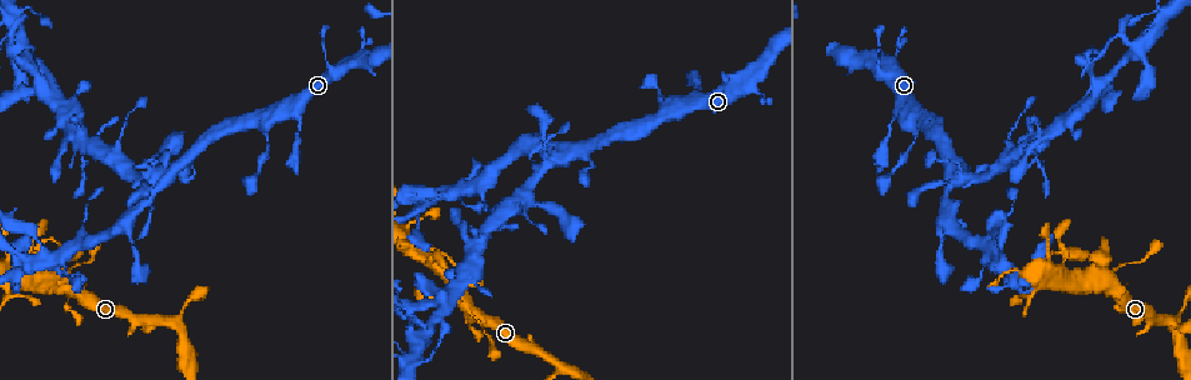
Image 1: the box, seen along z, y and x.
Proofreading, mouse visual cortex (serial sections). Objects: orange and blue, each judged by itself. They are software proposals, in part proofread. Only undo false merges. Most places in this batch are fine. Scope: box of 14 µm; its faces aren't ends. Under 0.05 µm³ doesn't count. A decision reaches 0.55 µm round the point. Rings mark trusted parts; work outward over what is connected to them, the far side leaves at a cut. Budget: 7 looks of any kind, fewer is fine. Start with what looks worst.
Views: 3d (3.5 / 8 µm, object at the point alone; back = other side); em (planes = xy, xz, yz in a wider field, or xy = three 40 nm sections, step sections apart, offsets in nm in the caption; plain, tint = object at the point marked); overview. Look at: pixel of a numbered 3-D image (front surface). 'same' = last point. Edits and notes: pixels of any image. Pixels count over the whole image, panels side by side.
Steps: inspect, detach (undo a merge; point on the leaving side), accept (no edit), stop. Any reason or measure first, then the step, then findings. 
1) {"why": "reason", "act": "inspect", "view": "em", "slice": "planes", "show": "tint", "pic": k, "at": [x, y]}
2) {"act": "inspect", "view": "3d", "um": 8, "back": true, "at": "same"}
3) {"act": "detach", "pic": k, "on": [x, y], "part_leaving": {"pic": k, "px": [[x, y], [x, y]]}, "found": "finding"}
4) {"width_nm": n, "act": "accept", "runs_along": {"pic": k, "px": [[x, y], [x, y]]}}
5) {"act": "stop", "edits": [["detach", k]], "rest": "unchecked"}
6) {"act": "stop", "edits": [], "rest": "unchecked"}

{"why": "four-way junction", "act": "inspect", "view": "3d", "um": 8, "pic": 1, "at": [1096, 274]}

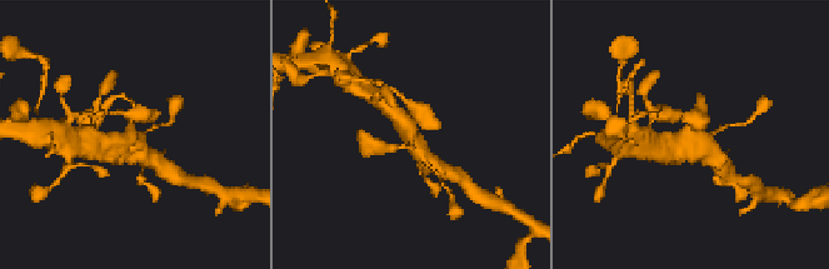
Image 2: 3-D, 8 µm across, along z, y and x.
{"why": "closer look", "act": "inspect", "view": "3d", "um": 3.5, "pic": 2, "at": [411, 137]}

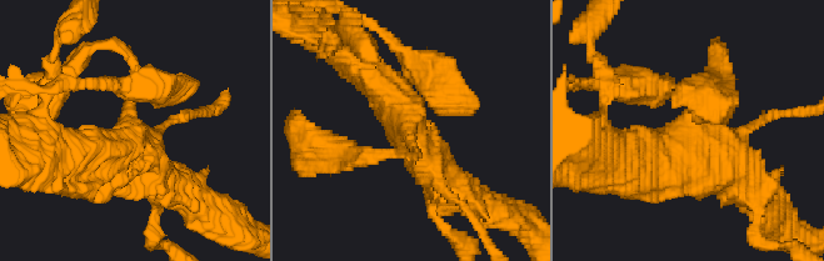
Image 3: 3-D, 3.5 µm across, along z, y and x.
{"act": "inspect", "view": "em", "slice": "xy", "step": 1, "show": "tint", "pic": 3, "at": [130, 141]}

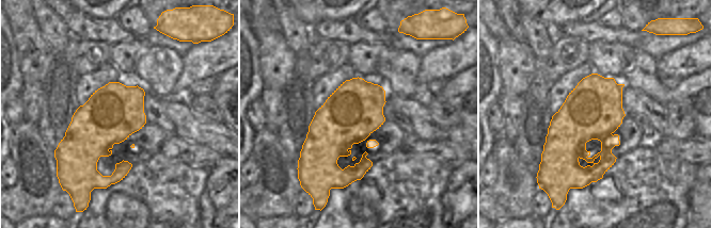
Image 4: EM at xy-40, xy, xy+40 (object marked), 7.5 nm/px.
{"act": "accept", "runs_along": {"pic": 3, "px": [[448, 185], [360, 68]]}, "found": "all the same cell"}

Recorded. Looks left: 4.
{"why": "small branch off a trunk", "act": "inspect", "view": "3d", "um": 3.5, "back": true, "pic": 1, "at": [1049, 255]}

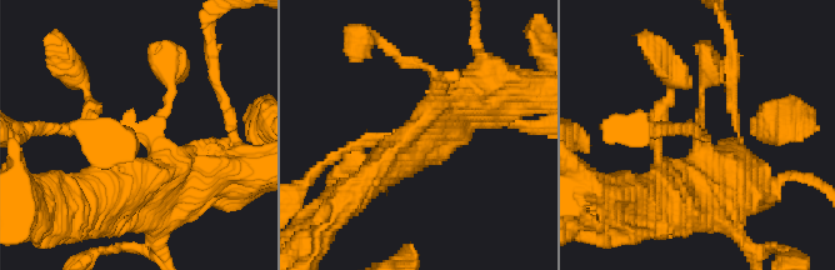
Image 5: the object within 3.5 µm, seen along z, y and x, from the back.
{"arms": 3, "arm_widths_nm": [100, 150, 400], "why": "shape alone is not enough", "act": "inspect", "view": "em", "slice": "xy", "step": 1, "show": "tint", "pic": 5, "at": [700, 136]}

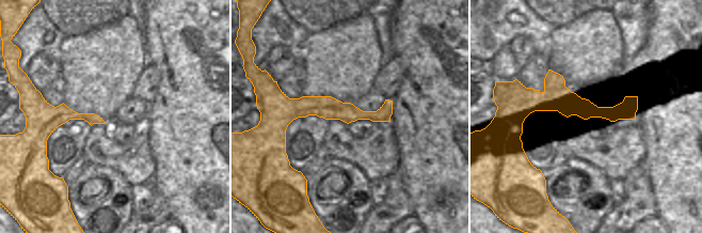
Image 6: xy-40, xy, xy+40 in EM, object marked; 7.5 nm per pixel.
{"act": "detach", "pic": 5, "on": [338, 155], "part_leaving": {"pic": 5, "px": [[378, 136], [346, 146], [313, 173]]}, "found": "a second cell is stuck on"}

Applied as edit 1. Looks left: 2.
{"act": "stop", "edits": [["detach", 5]], "rest": "unchecked"}

